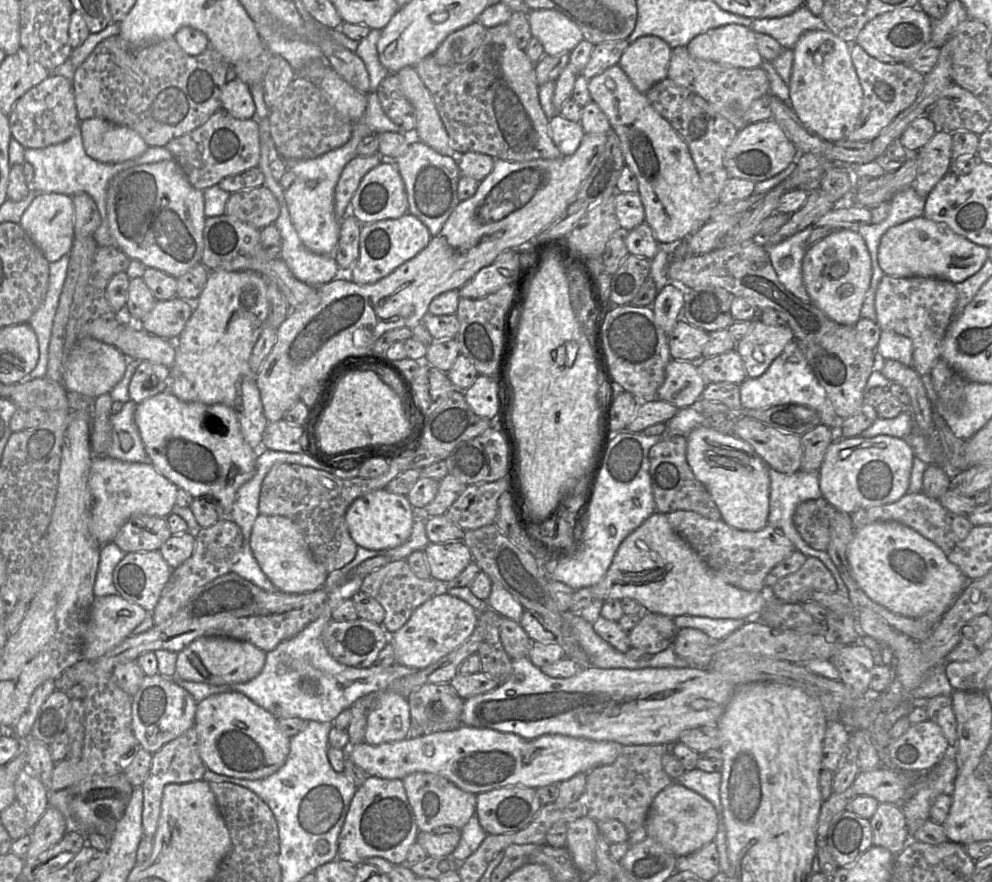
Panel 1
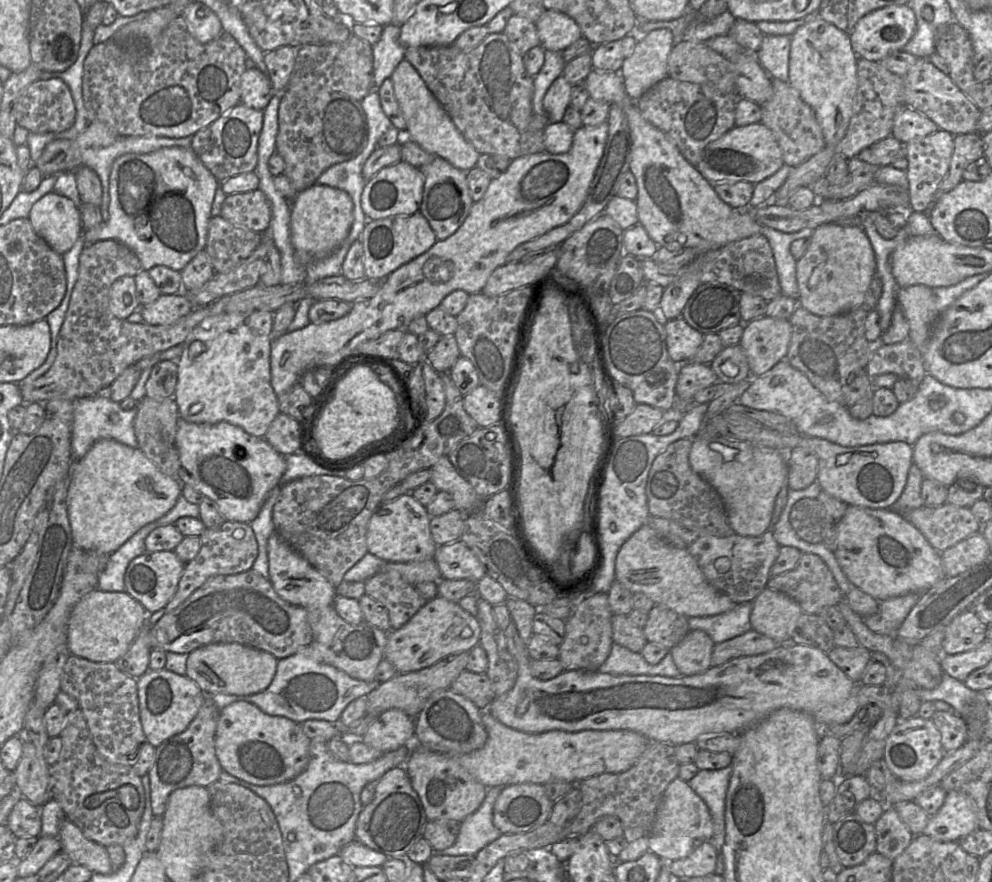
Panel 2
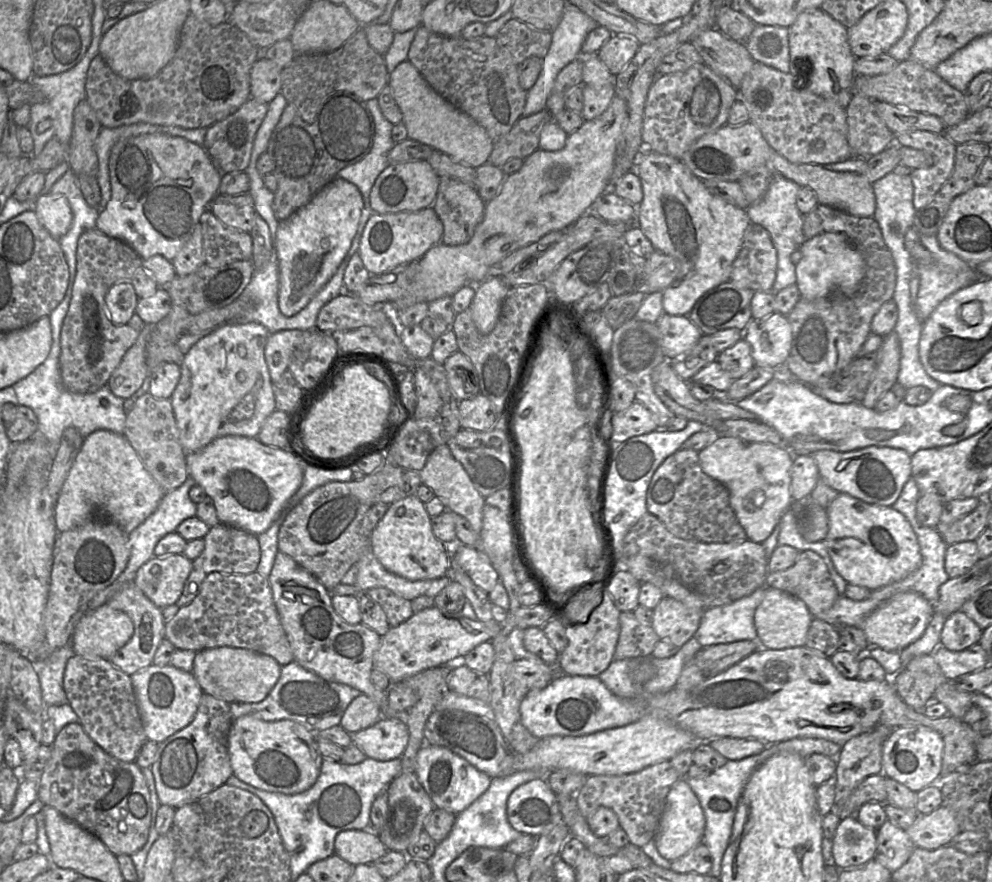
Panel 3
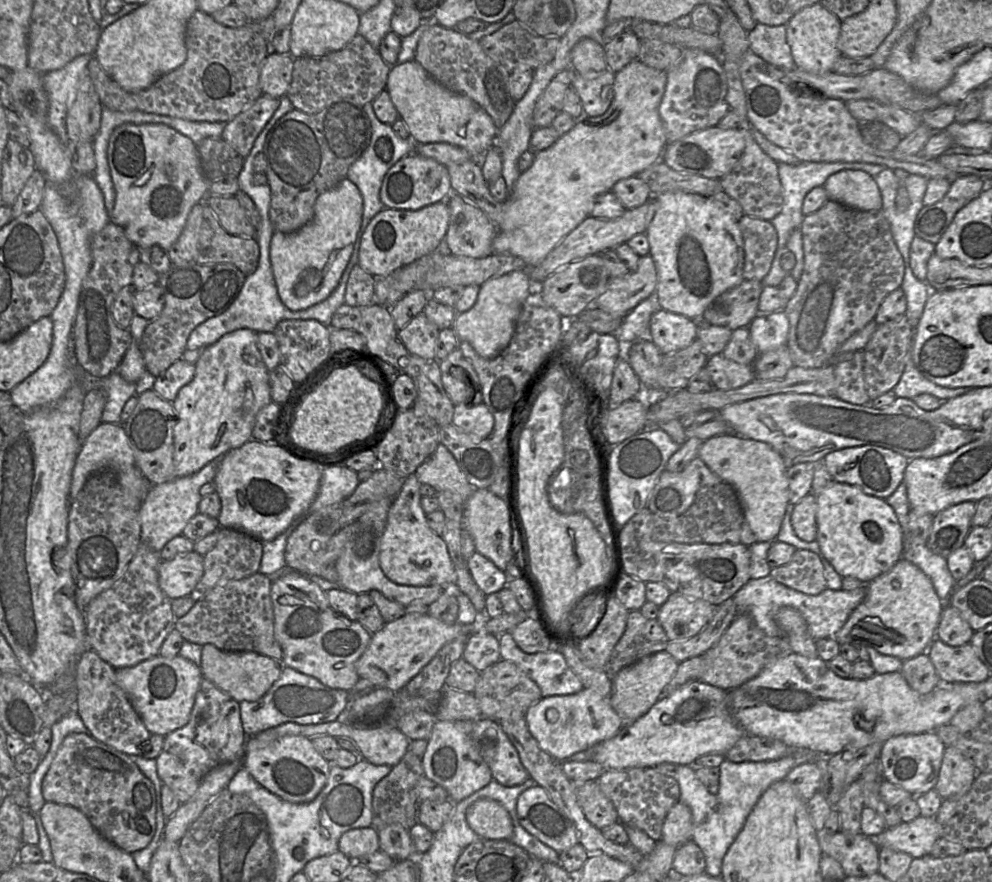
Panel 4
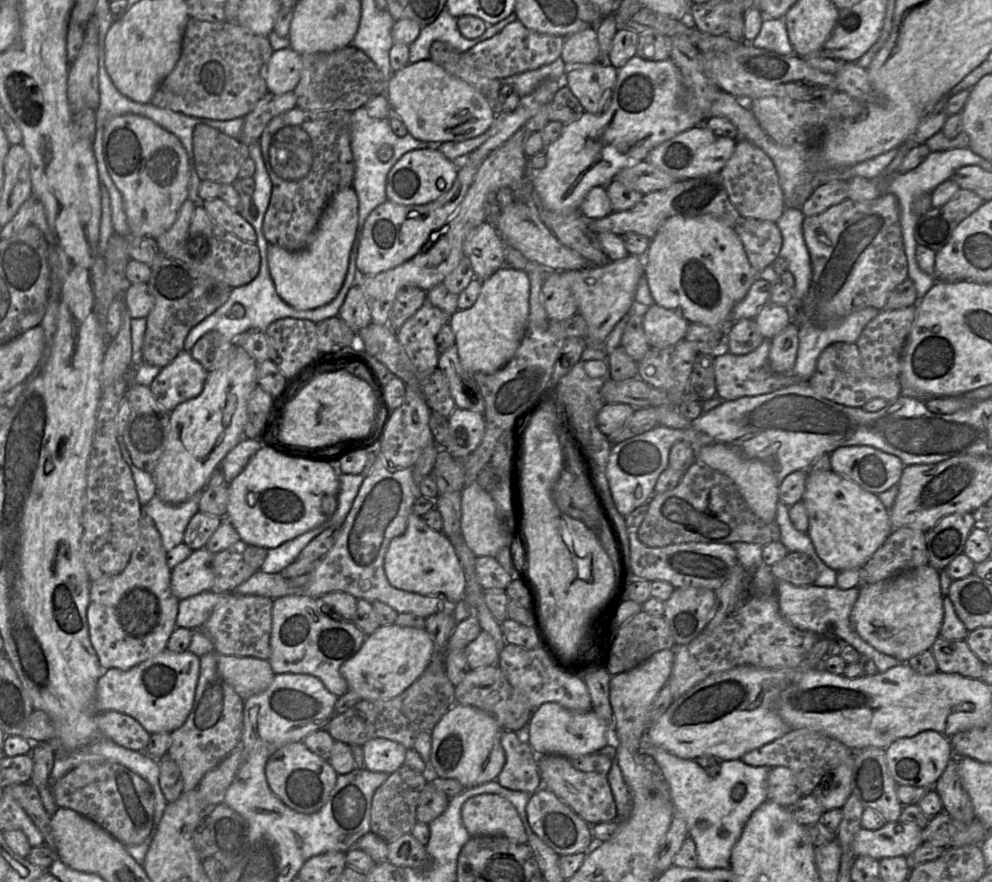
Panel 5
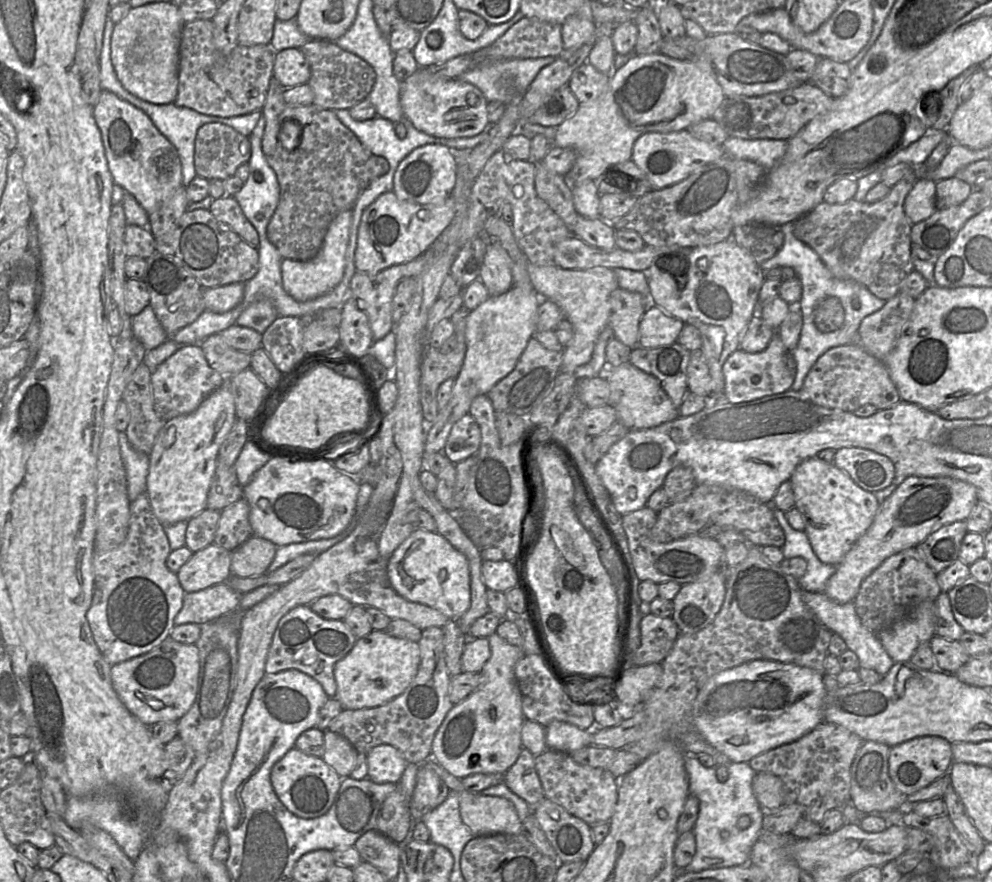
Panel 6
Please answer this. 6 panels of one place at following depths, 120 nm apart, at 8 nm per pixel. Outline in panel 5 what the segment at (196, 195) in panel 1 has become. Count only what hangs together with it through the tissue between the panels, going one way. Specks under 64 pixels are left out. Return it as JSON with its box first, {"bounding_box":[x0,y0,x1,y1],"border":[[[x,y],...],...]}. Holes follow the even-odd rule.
{"bounding_box":[103,114,191,239],"border":[[[127,114],[111,119],[105,126],[103,154],[109,175],[122,195],[129,235],[157,239],[173,225],[181,205],[188,199],[191,166],[183,145],[151,119]]]}

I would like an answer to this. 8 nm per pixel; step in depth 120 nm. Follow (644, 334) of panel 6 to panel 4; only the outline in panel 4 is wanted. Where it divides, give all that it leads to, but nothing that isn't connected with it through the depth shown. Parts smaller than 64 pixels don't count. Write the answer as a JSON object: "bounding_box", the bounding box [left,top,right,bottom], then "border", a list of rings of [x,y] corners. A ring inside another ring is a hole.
{"bounding_box":[648,308,700,355],"border":[[[658,308],[650,320],[648,337],[665,355],[691,345],[700,323],[684,315]]]}

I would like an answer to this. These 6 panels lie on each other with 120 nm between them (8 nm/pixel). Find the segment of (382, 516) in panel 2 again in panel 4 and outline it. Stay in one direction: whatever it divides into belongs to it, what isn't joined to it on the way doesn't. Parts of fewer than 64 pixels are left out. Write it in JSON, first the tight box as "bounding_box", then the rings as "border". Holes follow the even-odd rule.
{"bounding_box":[380,473,457,587],"border":[[[415,473],[410,474],[394,498],[381,539],[380,567],[391,581],[400,585],[456,587],[457,573],[447,544],[428,526],[426,513],[421,507],[420,486]]]}

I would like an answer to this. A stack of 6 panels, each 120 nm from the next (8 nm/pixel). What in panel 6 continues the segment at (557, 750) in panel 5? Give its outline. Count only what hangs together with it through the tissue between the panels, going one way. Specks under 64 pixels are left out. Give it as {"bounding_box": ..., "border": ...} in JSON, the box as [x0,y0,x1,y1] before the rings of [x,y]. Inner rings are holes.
{"bounding_box":[545,721,592,754],"border":[[[553,721],[545,727],[548,749],[568,754],[592,744],[591,731],[583,730],[563,721]]]}

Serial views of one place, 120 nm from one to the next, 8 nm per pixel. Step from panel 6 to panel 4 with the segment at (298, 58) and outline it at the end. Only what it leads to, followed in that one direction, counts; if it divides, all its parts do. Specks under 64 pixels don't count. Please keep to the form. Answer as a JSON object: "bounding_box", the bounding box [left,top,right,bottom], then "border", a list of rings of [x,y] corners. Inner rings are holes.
{"bounding_box":[260,53,294,99],"border":[[[289,53],[267,55],[260,69],[262,95],[278,99],[286,95],[292,80],[294,59]]]}

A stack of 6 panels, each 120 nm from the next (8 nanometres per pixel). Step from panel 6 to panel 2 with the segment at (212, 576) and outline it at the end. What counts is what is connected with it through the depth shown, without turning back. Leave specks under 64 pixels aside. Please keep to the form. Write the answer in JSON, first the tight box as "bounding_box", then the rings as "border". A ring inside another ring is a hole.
{"bounding_box":[124,551,184,613],"border":[[[146,551],[129,563],[124,575],[125,592],[138,601],[148,613],[160,611],[174,596],[184,565],[174,551]]]}

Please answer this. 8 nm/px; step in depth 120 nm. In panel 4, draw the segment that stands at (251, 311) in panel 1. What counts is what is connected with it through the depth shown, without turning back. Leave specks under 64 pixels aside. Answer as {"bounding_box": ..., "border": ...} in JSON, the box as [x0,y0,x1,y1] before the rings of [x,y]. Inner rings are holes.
{"bounding_box":[171,328,271,477],"border":[[[247,328],[238,329],[203,348],[195,363],[194,378],[179,390],[176,398],[171,402],[176,414],[173,431],[176,477],[191,475],[209,462],[220,459],[229,450],[238,448],[253,439],[255,417],[258,411],[271,401],[269,370],[259,351],[255,331]]]}

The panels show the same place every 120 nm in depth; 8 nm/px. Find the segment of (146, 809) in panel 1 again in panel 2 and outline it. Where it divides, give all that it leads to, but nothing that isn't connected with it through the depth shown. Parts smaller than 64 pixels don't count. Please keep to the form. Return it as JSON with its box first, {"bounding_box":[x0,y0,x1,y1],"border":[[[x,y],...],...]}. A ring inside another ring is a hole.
{"bounding_box":[148,694,222,817],"border":[[[204,694],[204,702],[197,716],[183,732],[167,739],[156,748],[155,759],[148,774],[151,787],[151,805],[154,817],[162,817],[170,794],[189,786],[209,787],[219,781],[222,767],[215,751],[215,735],[220,710],[211,697]]]}

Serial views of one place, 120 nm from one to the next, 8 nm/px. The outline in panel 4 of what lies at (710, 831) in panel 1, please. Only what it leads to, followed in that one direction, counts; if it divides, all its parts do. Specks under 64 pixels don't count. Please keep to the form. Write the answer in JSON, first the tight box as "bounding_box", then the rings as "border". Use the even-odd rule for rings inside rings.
{"bounding_box":[661,801,693,847],"border":[[[678,801],[668,812],[663,827],[661,839],[664,843],[679,847],[692,840],[693,820],[690,808]]]}

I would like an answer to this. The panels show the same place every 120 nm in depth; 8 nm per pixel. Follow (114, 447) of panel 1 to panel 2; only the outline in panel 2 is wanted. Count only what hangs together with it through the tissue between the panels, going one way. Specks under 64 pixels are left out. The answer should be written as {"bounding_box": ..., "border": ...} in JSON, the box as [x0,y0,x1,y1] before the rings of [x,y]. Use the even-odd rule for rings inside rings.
{"bounding_box":[71,393,138,461],"border":[[[106,393],[74,401],[74,419],[71,437],[72,461],[83,458],[91,446],[100,439],[113,439],[130,447],[138,447],[134,431],[136,414],[137,405],[130,410],[123,410],[119,403],[112,401]]]}

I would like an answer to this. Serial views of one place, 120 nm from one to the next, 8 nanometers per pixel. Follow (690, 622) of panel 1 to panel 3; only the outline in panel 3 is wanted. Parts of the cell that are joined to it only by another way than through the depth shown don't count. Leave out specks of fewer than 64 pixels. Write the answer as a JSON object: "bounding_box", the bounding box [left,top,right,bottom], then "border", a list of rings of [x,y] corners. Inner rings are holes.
{"bounding_box":[694,586,765,648],"border":[[[763,586],[730,604],[706,608],[694,638],[703,648],[741,640],[757,641],[754,614],[765,591]]]}

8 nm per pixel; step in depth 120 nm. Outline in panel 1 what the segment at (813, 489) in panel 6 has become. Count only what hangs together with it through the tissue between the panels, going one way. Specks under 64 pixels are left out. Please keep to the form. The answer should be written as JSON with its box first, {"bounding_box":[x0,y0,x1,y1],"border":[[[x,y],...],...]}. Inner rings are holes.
{"bounding_box":[847,522,969,626],"border":[[[877,522],[855,530],[847,558],[858,586],[872,601],[926,625],[936,626],[969,582],[938,546],[898,522]]]}

